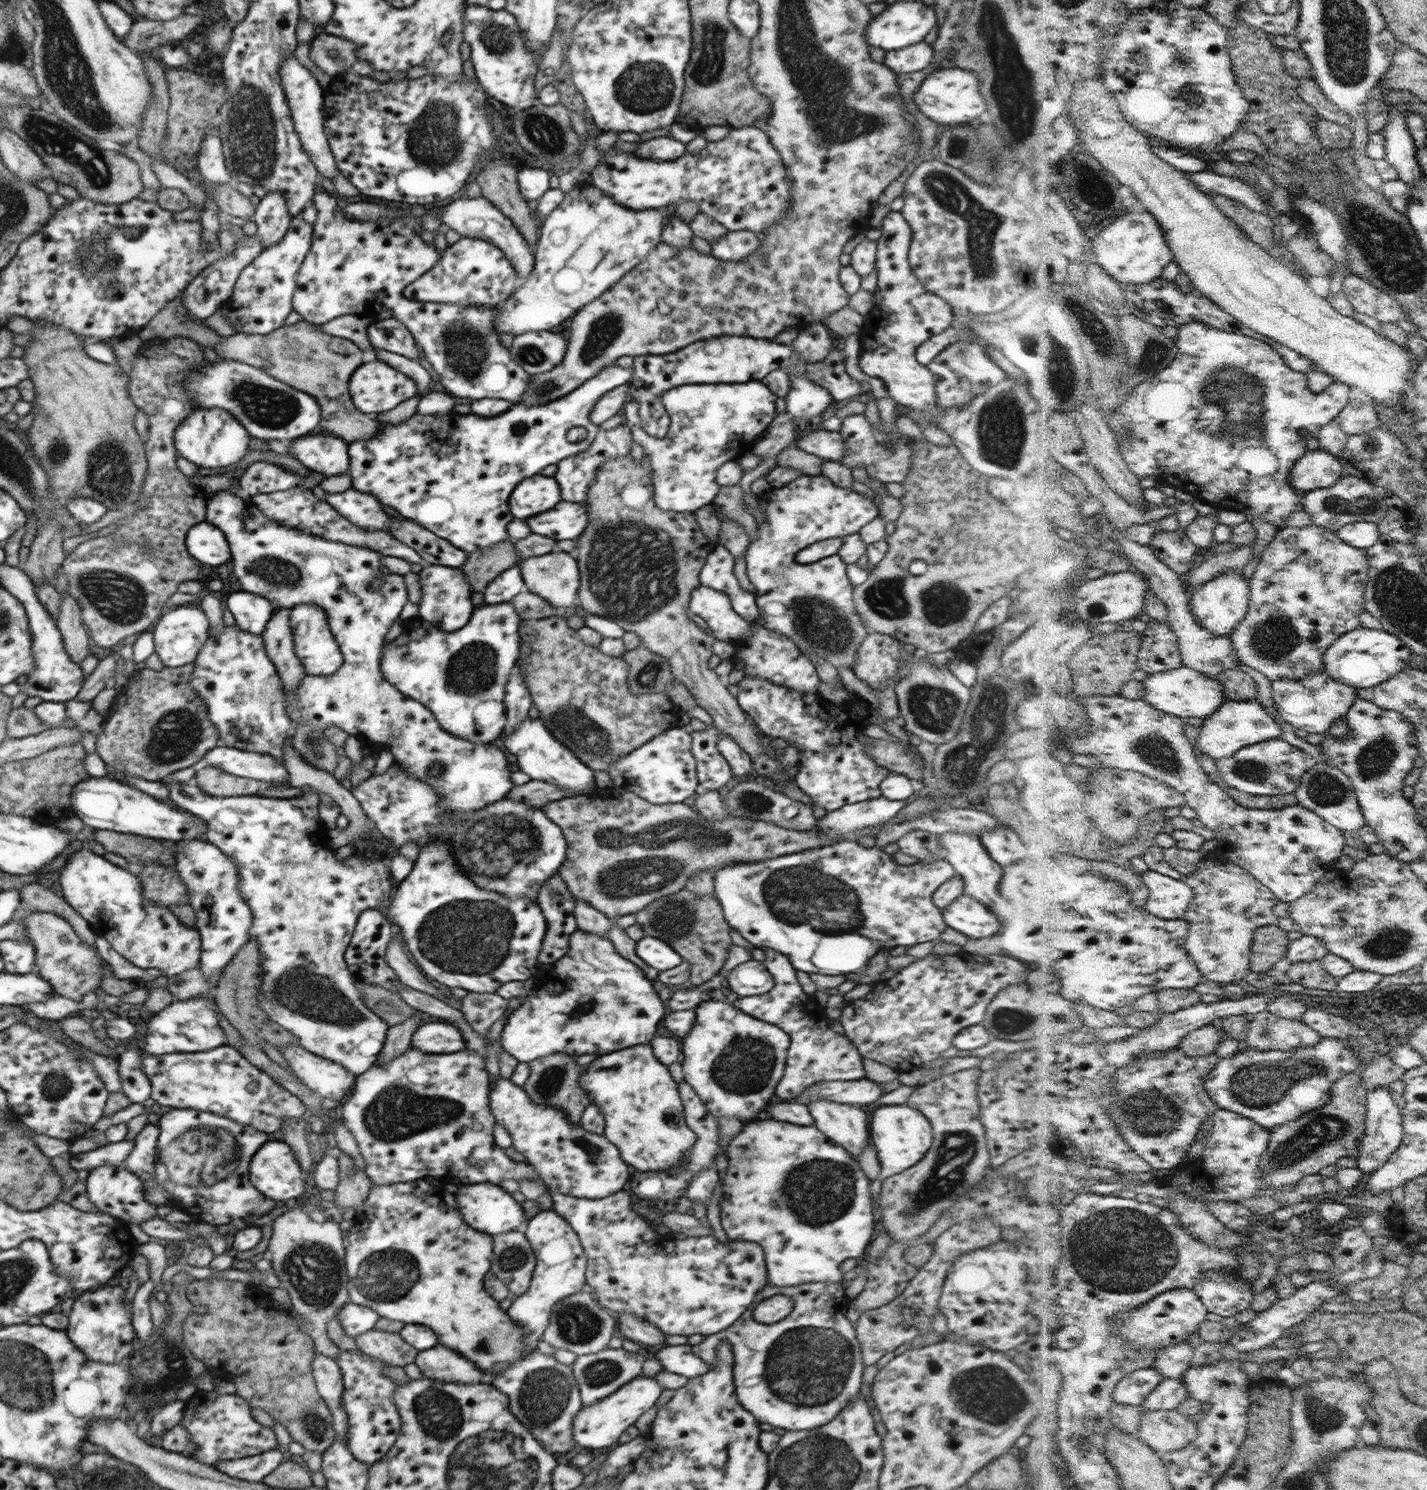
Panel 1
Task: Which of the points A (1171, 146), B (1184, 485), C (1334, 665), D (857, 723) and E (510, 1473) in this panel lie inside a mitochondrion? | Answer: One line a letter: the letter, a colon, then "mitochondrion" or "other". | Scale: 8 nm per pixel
A: other
B: other
C: other
D: other
E: mitochondrion

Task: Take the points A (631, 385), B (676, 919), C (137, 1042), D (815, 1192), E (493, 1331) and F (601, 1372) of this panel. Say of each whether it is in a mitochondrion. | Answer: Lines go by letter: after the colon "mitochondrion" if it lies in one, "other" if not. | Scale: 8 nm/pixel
A: other
B: mitochondrion
C: other
D: mitochondrion
E: other
F: mitochondrion

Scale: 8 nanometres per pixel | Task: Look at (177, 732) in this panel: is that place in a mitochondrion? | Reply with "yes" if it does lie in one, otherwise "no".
yes

